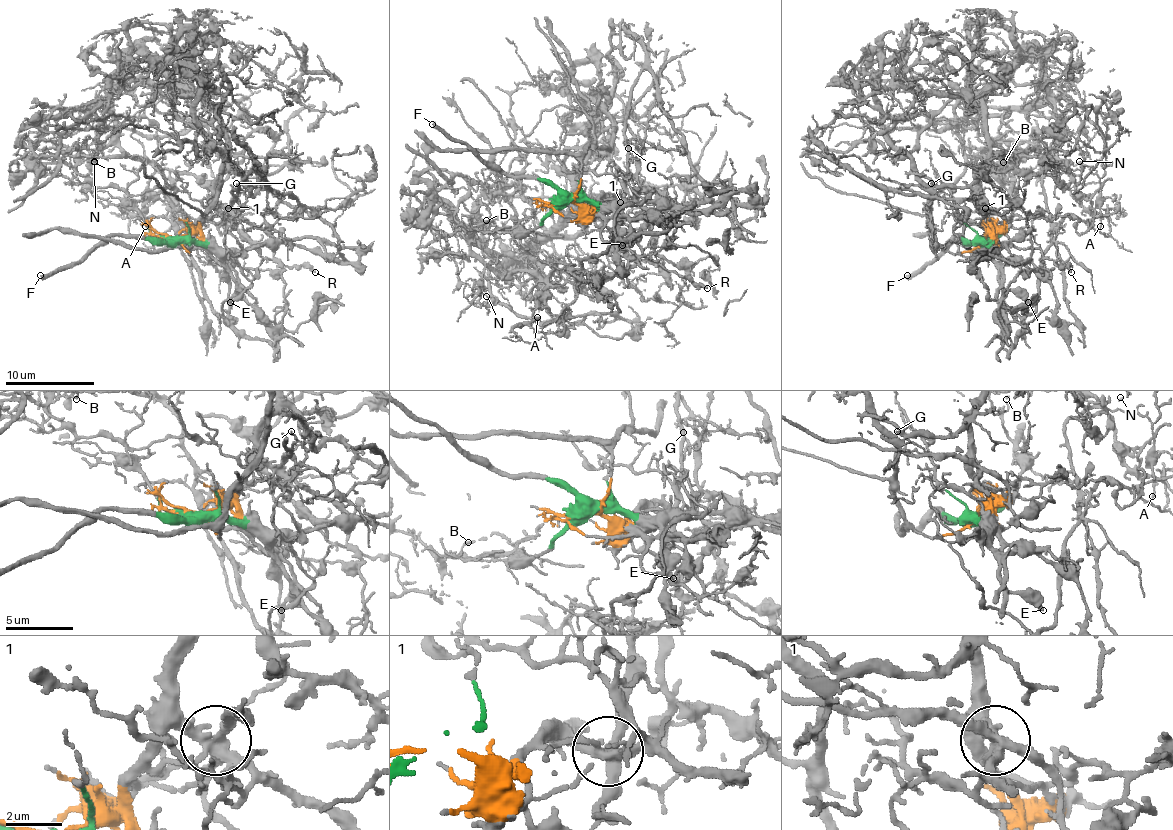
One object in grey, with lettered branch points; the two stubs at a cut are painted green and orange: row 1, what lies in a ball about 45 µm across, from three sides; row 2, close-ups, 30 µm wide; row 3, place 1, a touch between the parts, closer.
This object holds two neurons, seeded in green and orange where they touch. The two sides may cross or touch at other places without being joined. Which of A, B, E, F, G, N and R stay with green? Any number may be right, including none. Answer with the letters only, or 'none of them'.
E, F, G, R

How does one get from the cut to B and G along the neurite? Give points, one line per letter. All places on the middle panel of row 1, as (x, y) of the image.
B: (565, 201), (618, 205), (578, 203), (505, 278), (472, 250), (487, 221)
G: (565, 201), (655, 205), (655, 216), (638, 234), (624, 223), (618, 223), (631, 157), (629, 148)

